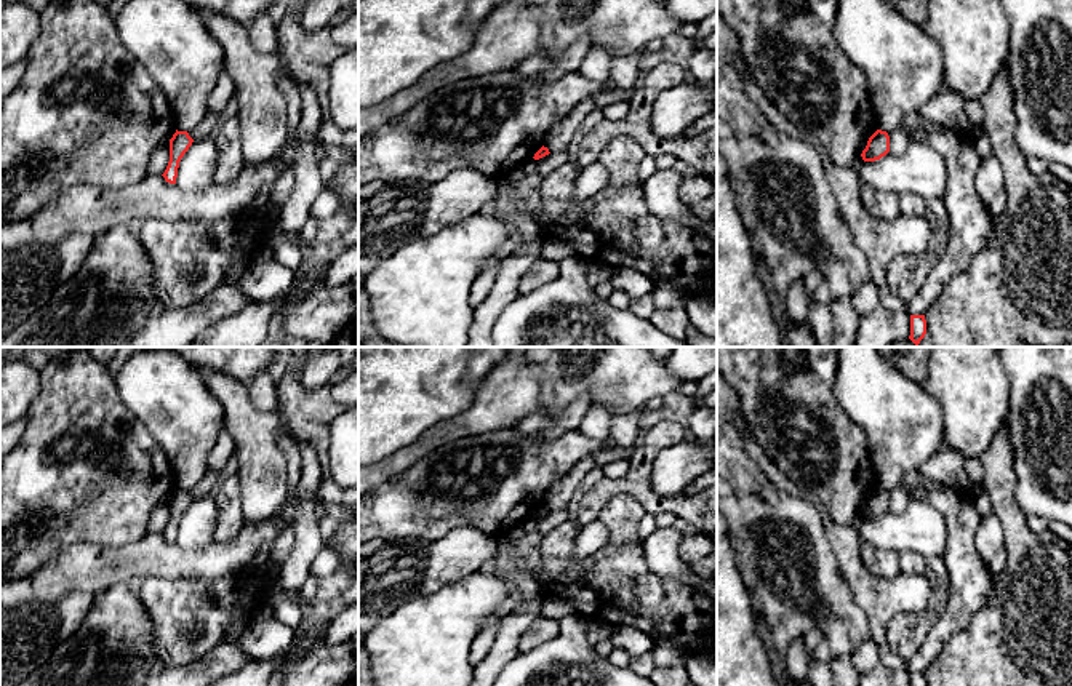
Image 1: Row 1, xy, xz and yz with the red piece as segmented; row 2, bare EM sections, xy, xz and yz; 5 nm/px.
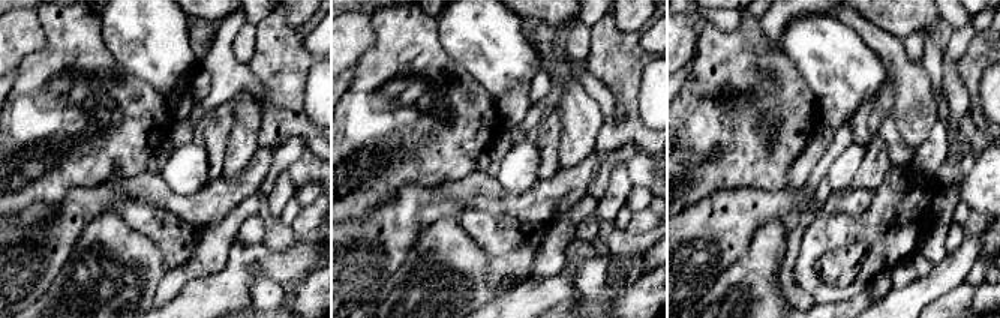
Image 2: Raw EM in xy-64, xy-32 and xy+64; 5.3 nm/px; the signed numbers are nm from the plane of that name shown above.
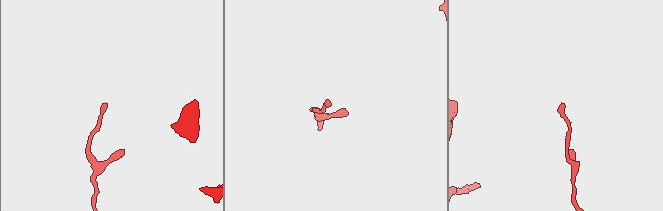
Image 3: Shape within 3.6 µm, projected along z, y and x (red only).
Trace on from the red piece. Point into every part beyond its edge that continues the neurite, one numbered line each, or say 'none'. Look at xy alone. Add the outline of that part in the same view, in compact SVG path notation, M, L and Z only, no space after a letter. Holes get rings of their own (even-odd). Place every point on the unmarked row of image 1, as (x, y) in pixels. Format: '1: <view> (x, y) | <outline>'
none

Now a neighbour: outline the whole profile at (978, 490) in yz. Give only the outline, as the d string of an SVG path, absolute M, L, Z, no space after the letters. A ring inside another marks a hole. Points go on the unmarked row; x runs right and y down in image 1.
M971 483L971 494L974 499L974 507L979 513L979 518L984 520L992 515L992 505L984 483Z

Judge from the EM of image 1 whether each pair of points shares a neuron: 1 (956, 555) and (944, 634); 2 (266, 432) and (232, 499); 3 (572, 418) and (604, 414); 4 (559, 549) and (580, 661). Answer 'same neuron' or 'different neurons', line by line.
1: same neuron
2: different neurons
3: different neurons
4: different neurons

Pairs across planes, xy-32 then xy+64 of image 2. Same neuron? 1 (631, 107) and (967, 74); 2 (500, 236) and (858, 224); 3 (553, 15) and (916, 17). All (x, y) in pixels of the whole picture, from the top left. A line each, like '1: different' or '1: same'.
1: same
2: same
3: same

